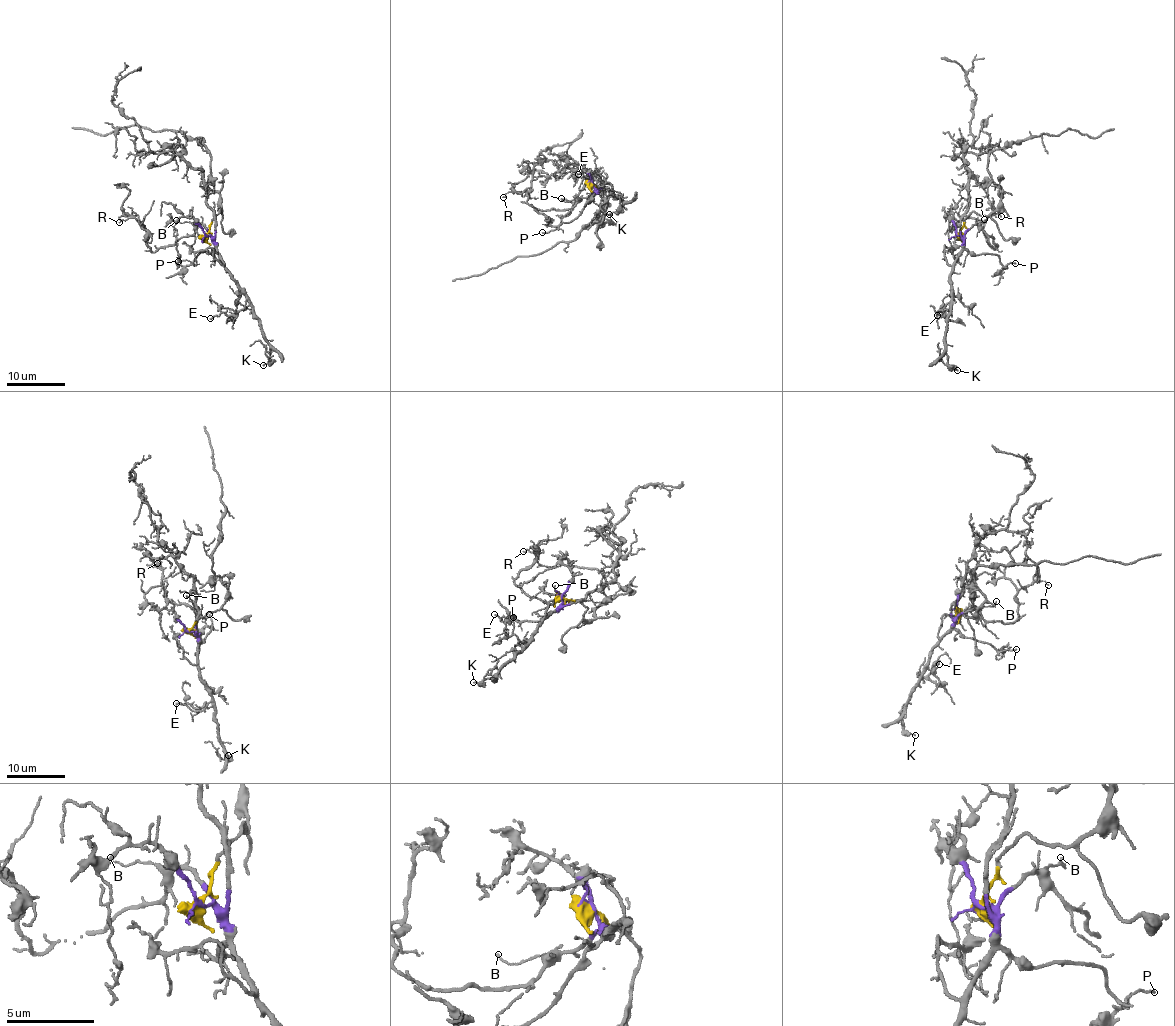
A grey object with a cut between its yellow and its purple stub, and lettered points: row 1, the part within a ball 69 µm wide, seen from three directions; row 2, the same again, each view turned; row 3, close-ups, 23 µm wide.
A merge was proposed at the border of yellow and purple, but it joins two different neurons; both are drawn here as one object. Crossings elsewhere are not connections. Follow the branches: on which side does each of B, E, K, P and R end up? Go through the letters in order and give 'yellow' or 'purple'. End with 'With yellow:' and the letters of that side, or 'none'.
B: purple
E: purple
K: purple
P: purple
R: purple
With yellow: none

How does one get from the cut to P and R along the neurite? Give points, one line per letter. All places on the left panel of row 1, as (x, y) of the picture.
P: (204, 236), (210, 237), (214, 244), (212, 251), (203, 251), (191, 264), (189, 261), (177, 261)
R: (204, 236), (211, 235), (198, 224), (191, 235), (153, 252), (146, 243), (147, 232), (133, 218), (119, 222)

